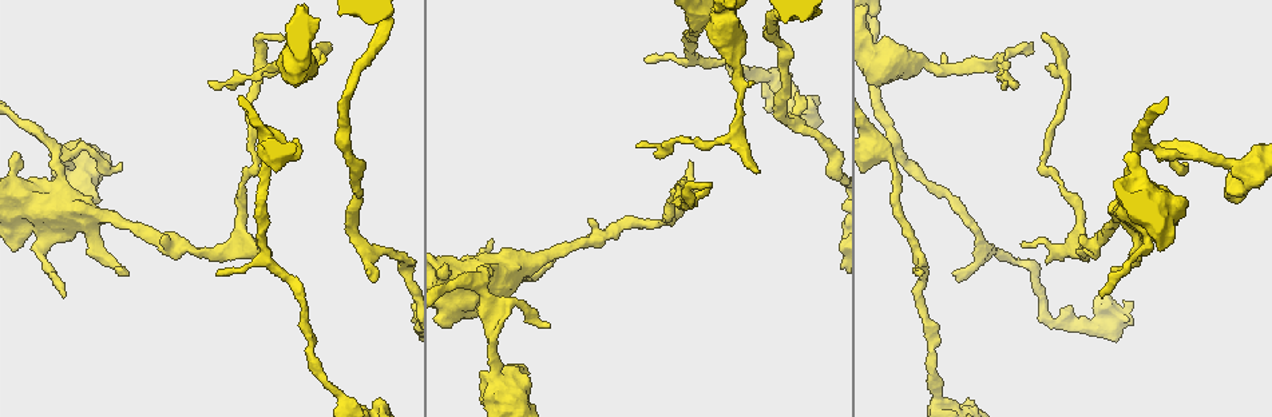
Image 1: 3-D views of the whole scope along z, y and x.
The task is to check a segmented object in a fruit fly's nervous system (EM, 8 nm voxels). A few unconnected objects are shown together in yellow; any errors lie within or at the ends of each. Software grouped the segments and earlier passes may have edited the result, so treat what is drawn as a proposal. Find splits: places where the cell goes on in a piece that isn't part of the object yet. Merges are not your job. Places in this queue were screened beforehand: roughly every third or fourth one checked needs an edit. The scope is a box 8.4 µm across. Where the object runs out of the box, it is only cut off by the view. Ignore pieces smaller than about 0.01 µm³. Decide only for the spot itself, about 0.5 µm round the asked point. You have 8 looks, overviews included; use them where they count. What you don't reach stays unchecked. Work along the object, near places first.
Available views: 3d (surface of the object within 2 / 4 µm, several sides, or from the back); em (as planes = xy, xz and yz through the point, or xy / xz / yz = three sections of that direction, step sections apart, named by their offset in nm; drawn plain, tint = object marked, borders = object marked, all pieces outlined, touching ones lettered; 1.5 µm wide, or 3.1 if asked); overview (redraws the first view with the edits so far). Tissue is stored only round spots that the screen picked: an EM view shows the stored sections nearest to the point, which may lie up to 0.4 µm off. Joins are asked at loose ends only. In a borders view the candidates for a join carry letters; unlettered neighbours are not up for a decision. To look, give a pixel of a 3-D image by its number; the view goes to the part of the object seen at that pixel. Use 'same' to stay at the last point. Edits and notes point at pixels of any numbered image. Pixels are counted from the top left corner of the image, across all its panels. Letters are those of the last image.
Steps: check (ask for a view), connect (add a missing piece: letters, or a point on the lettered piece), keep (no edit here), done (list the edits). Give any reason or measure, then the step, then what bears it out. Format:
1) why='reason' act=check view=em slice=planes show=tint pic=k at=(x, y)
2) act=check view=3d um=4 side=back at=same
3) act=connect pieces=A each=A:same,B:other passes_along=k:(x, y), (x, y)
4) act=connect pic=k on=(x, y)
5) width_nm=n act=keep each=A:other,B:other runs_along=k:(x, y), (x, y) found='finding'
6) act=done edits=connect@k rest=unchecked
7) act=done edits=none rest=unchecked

act=check view=3d um=2 pic=1 at=(1188, 166)

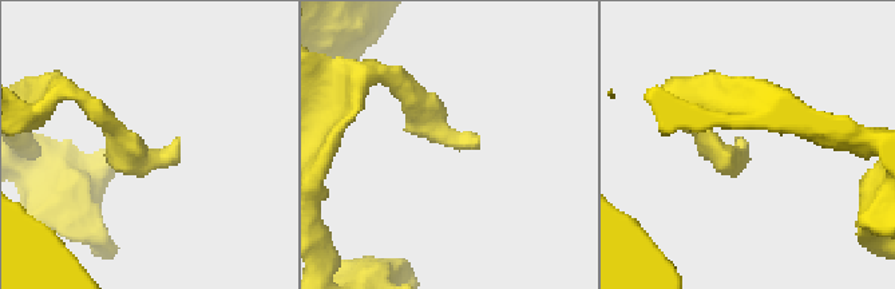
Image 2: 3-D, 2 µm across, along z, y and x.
why='now the EM' act=check view=em slice=yz step=4 show=borders pic=2 at=(745, 139)

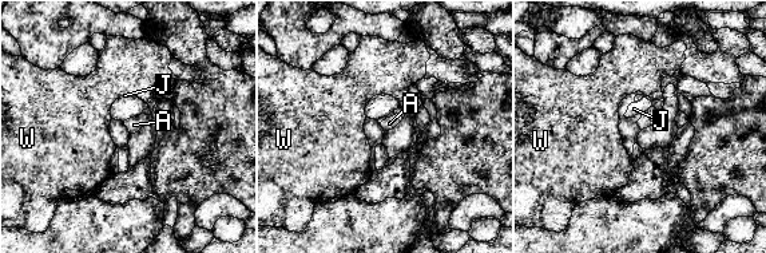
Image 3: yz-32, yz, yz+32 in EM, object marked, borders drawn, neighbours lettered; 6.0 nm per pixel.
act=check view=em slice=planes show=borders at=same

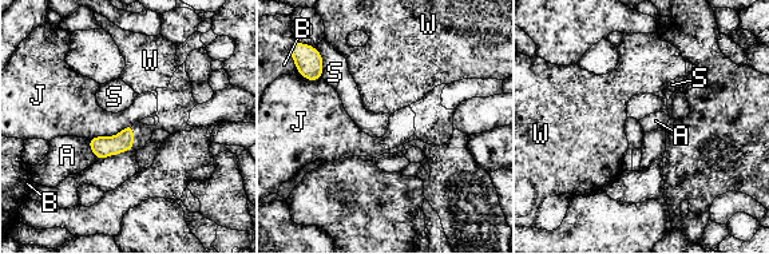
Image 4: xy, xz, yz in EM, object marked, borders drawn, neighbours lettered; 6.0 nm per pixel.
longest_contact=J:300nm act=keep each=A:other,B:other,J:other,S:other,W:other border=4:(133, 123), (113, 135), (87, 138) found='no lettered piece goes on from it'

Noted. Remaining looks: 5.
why='thin end' act=check view=3d um=2 pic=1 at=(490, 241)

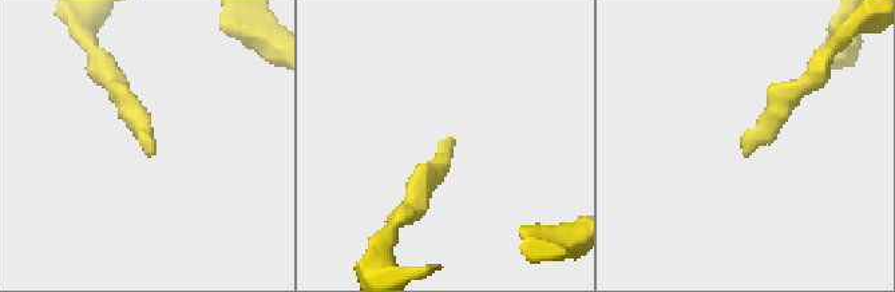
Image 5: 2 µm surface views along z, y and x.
act=check view=em slice=yz step=8 show=borders pic=5 at=(451, 143)

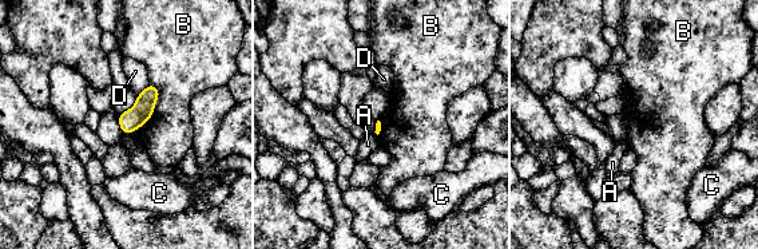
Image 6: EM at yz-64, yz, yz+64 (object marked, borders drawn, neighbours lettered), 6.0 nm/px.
act=check view=em slice=planes show=borders at=same

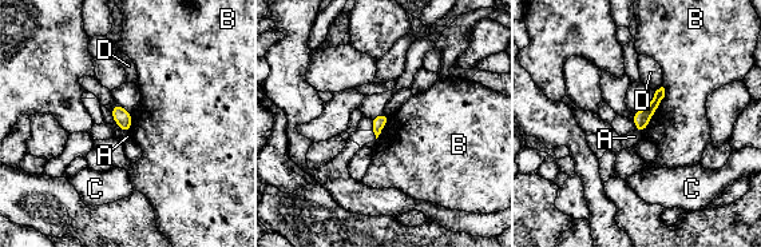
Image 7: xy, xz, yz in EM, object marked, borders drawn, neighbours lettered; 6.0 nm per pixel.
longest_contact=B:320nm act=keep each=A:other,B:other,C:other,D:other border=7:(662, 86), (662, 102), (641, 132) found='no lettered piece goes on from it'

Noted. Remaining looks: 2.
why='an open end' act=check view=em slice=xy step=8 show=borders pic=1 at=(297, 138)

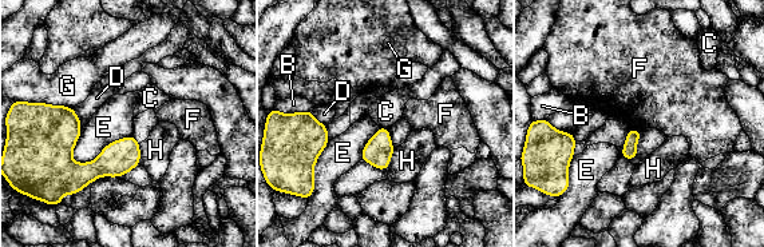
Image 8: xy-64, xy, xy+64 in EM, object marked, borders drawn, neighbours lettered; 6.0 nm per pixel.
why='another direction' act=check view=em slice=planes show=borders at=same

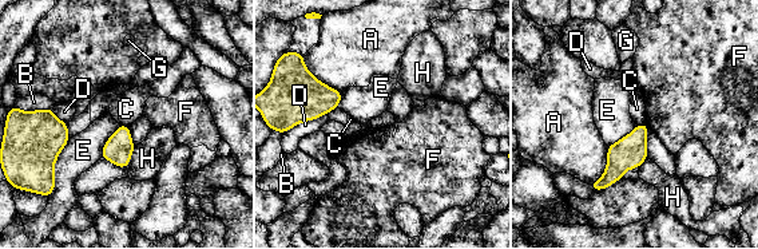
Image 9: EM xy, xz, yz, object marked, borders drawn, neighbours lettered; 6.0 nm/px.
act=keep each=A:other,B:other,C:other,D:other,E:other,F:other,G:other,H:other border=9:(120, 123), (129, 126) found='none of them fits'

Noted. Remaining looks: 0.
act=done edits=none rest=unchecked

